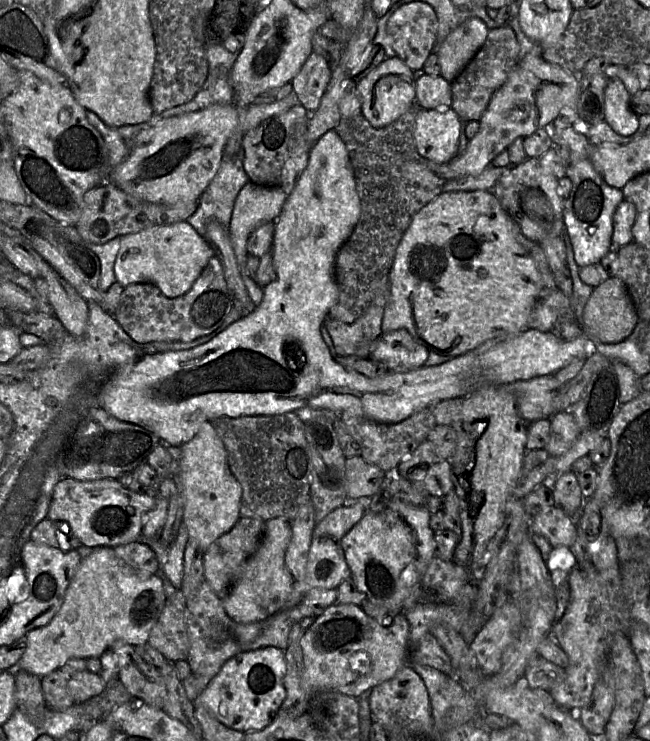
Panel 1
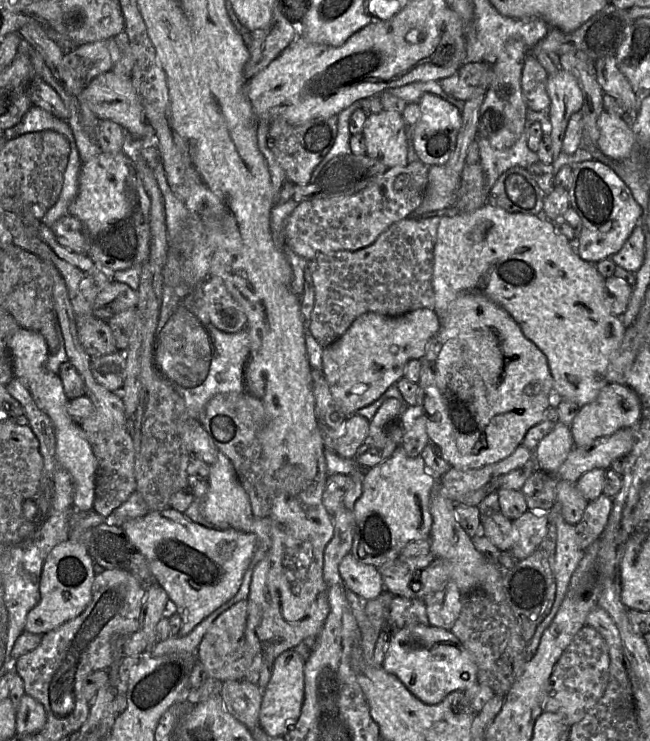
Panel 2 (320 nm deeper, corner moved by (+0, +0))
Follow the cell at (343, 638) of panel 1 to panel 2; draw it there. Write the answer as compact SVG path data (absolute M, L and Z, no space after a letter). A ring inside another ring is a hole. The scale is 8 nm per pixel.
M430 624L392 630L382 667L426 704L437 704L451 692L465 691L478 681L472 654L451 631Z

